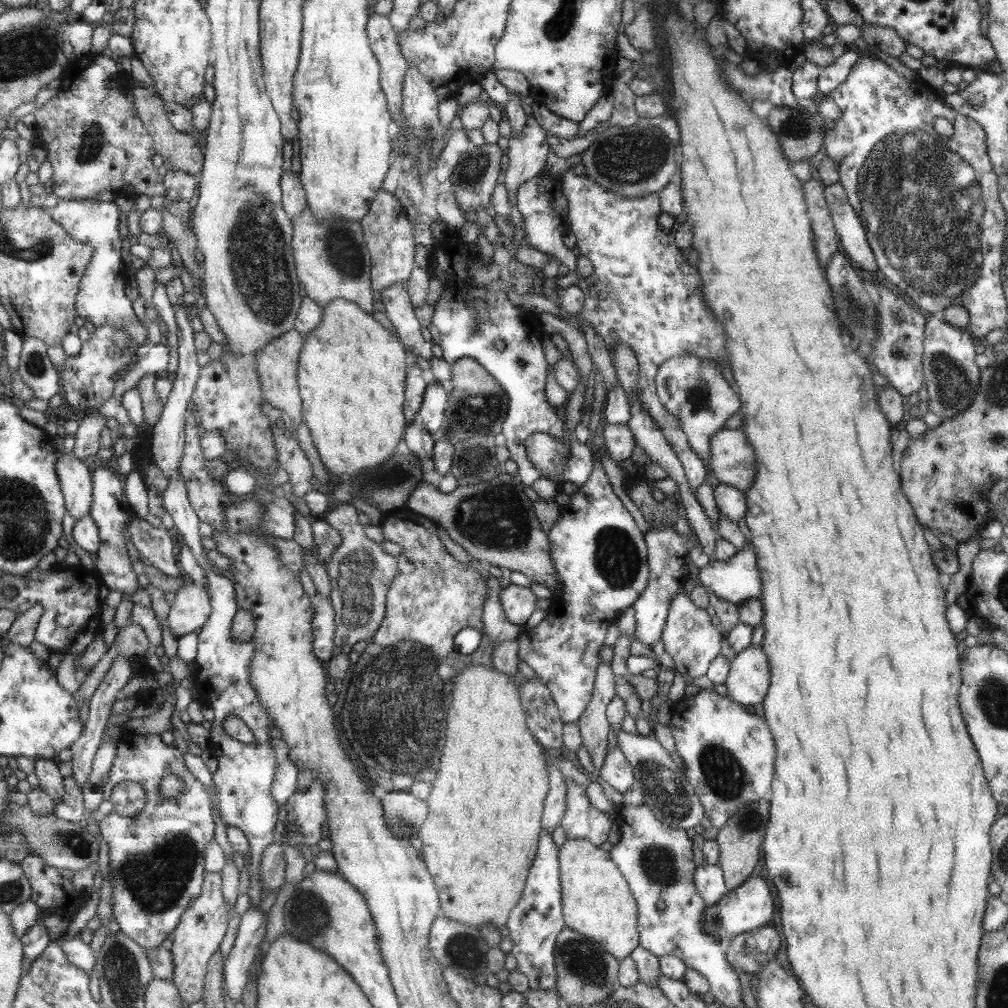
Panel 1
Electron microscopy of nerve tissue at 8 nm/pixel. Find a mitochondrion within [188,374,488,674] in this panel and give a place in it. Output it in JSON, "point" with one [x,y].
{"point":[356,590]}

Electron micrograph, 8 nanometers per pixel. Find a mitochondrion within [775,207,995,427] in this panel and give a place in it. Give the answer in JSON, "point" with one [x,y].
{"point":[953,388]}

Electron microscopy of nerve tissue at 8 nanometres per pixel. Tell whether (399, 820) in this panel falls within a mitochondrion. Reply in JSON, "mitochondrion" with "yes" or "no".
{"mitochondrion":"yes"}

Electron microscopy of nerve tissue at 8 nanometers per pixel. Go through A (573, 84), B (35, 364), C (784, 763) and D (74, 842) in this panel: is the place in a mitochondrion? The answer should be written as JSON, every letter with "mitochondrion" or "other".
{"A":"other","B":"mitochondrion","C":"other","D":"mitochondrion"}

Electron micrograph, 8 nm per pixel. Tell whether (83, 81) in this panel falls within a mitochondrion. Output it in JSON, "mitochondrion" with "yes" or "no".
{"mitochondrion":"no"}

